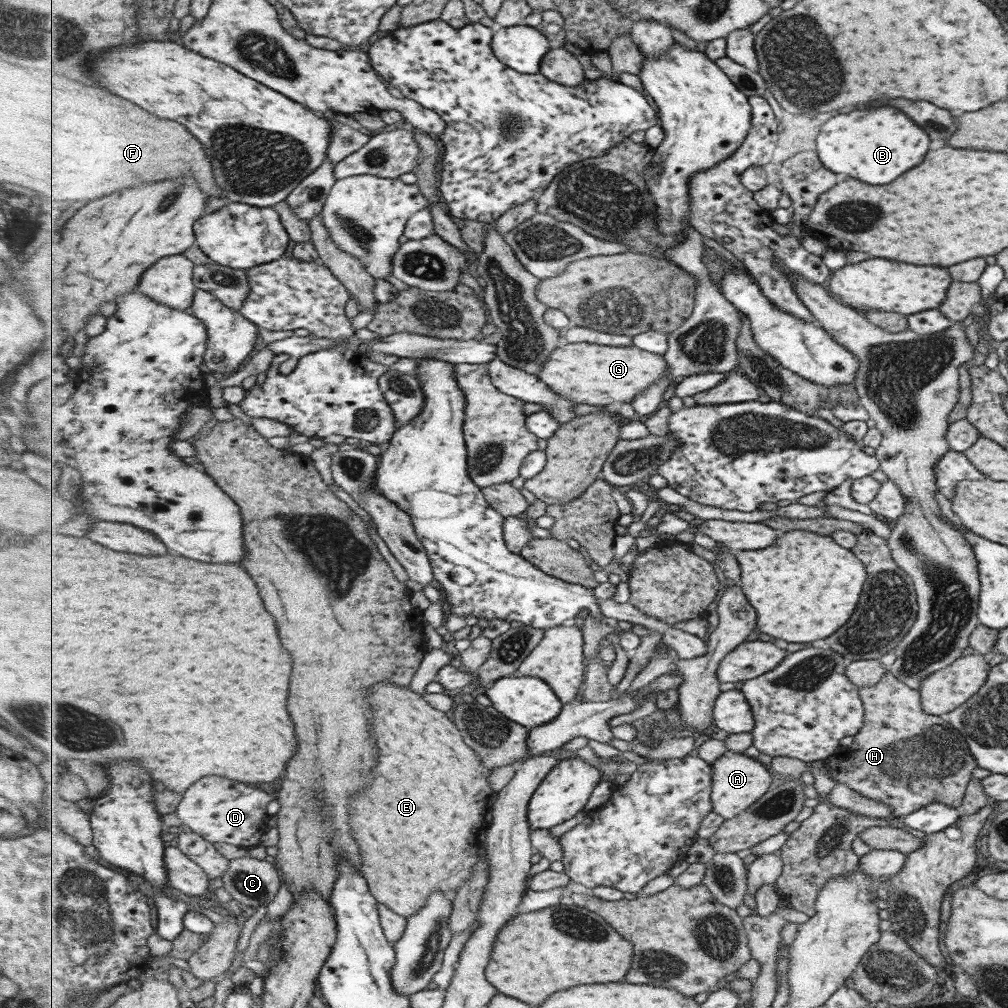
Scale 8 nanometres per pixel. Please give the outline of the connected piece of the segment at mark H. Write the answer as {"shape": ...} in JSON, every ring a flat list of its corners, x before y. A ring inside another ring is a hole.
{"shape":[[888,670,873,685,859,688,859,695,860,701,864,703,863,728,853,735,850,746,825,760,831,779,835,783,847,785,867,798,889,805,893,808,891,817,905,816,931,803,945,804,957,809,971,780,971,771,976,767,962,734,943,716,925,714,921,710,919,691,893,678]]}

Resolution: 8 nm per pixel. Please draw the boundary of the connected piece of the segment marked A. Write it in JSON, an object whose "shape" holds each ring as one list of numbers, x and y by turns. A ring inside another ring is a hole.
{"shape":[[727,752,722,758,713,762,713,768,713,811,725,820,732,820,744,814,775,785,776,775,771,769,765,767,762,762,749,758,743,753]]}

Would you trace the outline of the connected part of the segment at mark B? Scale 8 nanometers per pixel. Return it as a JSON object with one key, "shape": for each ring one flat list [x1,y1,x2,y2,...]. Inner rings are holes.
{"shape":[[889,106,837,114,829,118,817,133,817,154,827,170,869,184,893,182,899,174,917,166,927,148,929,136,907,116]]}

